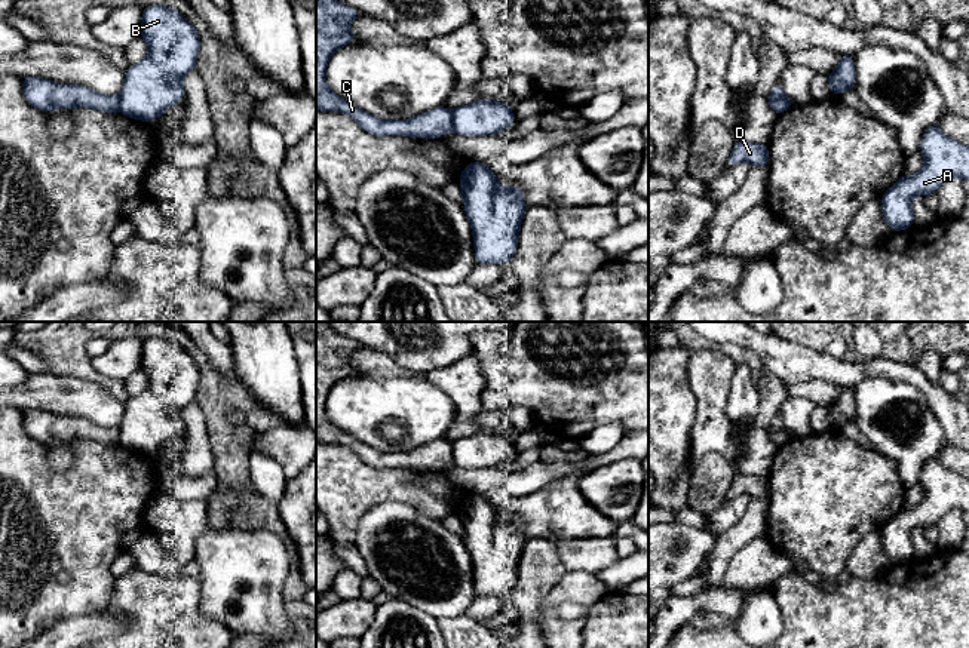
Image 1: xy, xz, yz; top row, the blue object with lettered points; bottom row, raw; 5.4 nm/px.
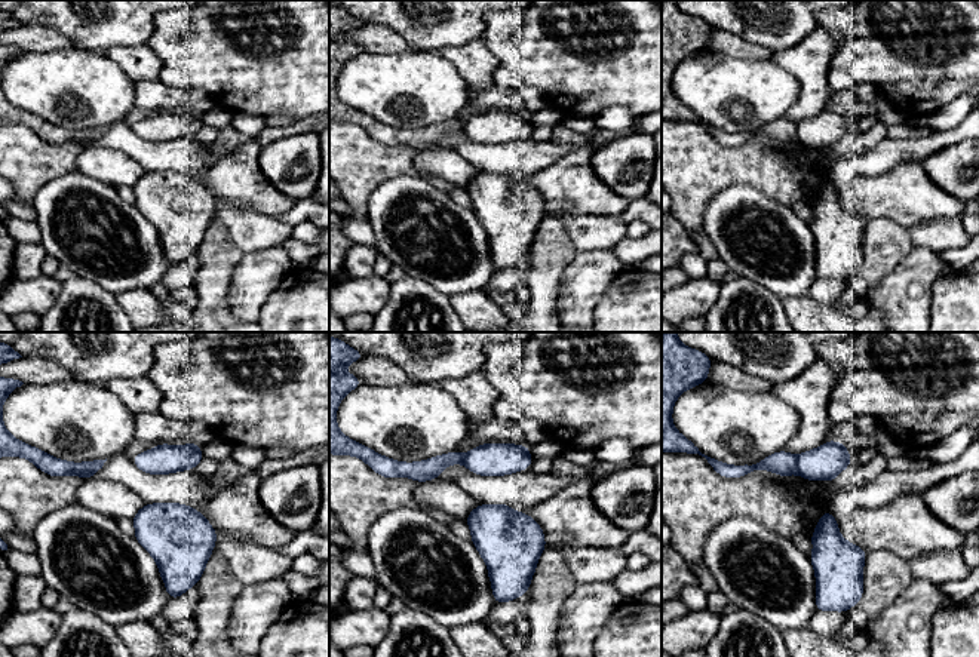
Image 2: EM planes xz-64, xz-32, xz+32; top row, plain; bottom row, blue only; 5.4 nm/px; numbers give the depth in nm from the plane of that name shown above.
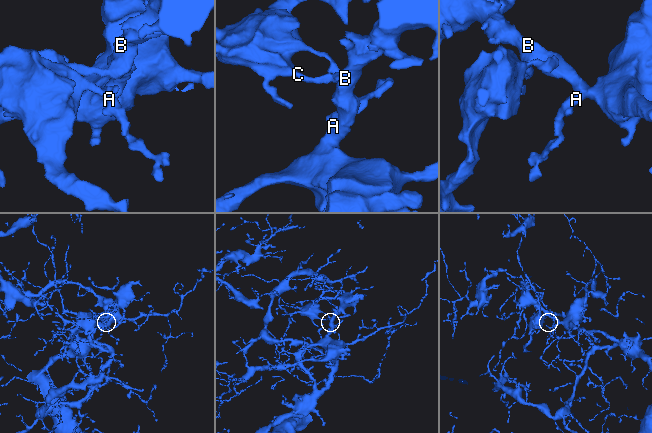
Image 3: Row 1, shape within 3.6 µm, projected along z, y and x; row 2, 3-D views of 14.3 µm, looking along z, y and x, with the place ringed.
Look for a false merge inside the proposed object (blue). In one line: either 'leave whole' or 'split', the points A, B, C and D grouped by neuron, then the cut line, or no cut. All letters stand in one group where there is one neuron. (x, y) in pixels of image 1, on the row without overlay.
split | A B / C D | xz (450, 444), (453, 461)

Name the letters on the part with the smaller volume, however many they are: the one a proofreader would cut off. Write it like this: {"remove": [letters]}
{"remove": ["C", "D"]}

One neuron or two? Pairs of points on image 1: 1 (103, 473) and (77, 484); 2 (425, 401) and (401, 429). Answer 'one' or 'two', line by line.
1: one
2: one

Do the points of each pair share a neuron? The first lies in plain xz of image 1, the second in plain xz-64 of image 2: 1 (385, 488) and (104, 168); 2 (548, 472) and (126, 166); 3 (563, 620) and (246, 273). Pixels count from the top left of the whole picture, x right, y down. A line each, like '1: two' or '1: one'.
1: two
2: two
3: one

